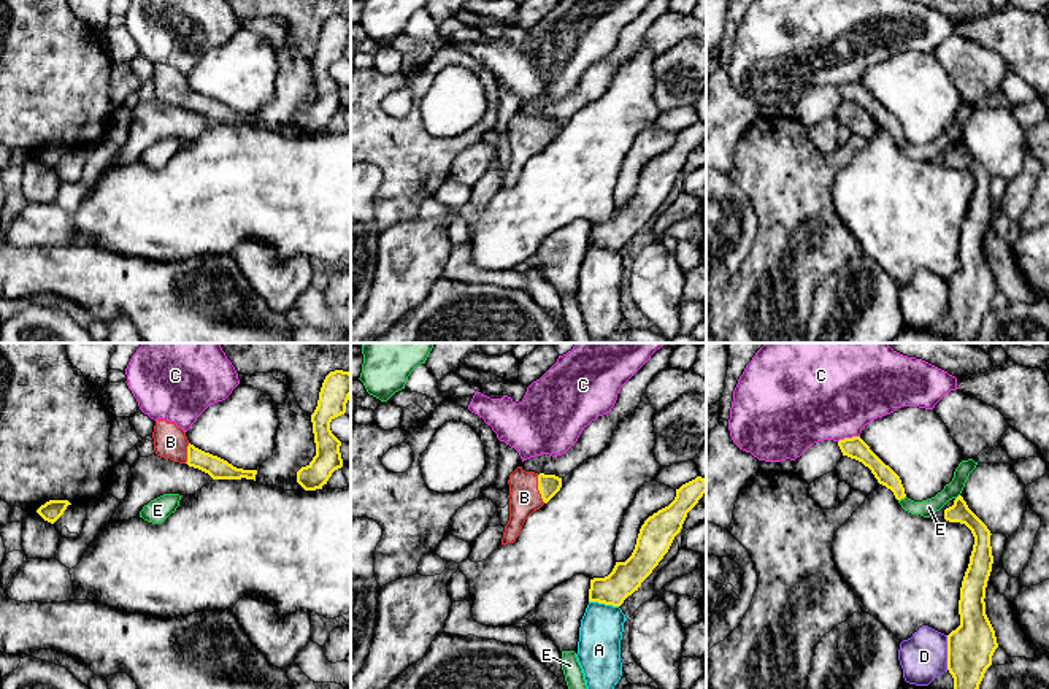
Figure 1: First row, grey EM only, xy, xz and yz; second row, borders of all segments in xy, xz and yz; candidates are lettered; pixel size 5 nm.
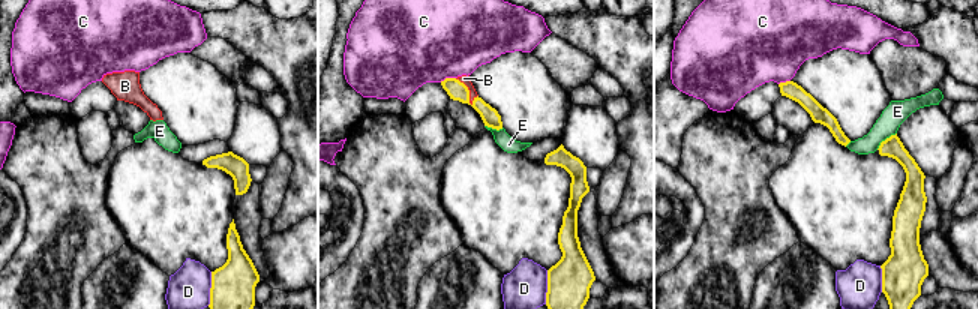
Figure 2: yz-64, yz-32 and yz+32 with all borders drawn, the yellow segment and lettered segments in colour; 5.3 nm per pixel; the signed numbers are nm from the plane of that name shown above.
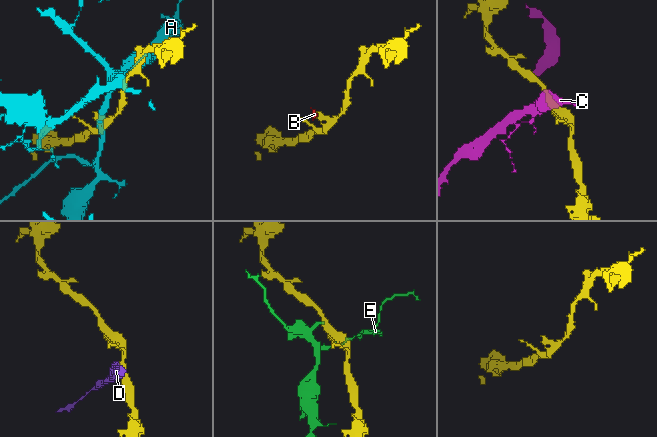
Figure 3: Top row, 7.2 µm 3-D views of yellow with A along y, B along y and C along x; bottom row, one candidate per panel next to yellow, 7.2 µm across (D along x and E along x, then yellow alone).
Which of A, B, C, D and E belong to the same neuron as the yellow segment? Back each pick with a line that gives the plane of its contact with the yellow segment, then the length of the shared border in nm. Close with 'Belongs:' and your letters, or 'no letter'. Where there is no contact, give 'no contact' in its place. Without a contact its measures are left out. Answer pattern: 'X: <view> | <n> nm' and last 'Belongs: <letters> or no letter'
B: xz | 150 nm
Belongs: B

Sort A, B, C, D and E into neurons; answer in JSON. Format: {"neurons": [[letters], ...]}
{"neurons": [["A"], ["B"], ["C"], ["D"], ["E"]]}

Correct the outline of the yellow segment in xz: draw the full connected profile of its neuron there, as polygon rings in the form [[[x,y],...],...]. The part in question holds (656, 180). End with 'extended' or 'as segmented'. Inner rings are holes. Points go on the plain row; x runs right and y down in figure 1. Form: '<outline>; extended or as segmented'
[[[695,124],[676,133],[674,144],[649,160],[640,173],[635,194],[625,206],[616,206],[605,222],[590,224],[589,246],[621,251],[652,217],[681,176],[687,157],[706,137],[706,124]]]; as segmented

